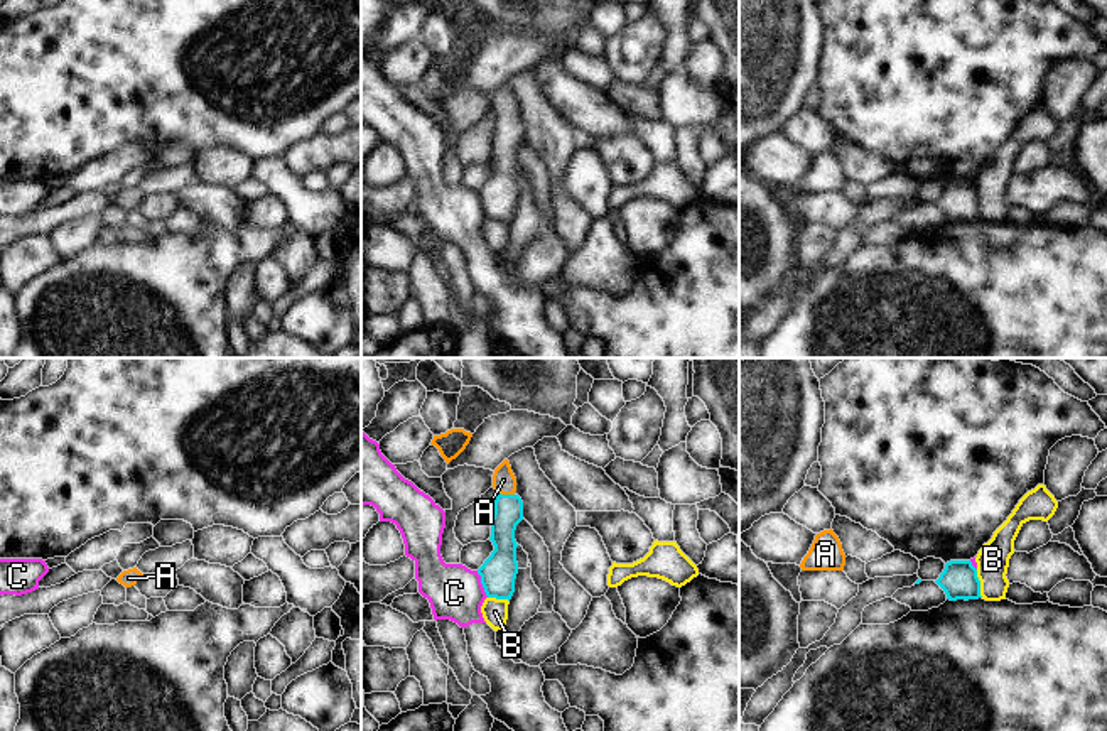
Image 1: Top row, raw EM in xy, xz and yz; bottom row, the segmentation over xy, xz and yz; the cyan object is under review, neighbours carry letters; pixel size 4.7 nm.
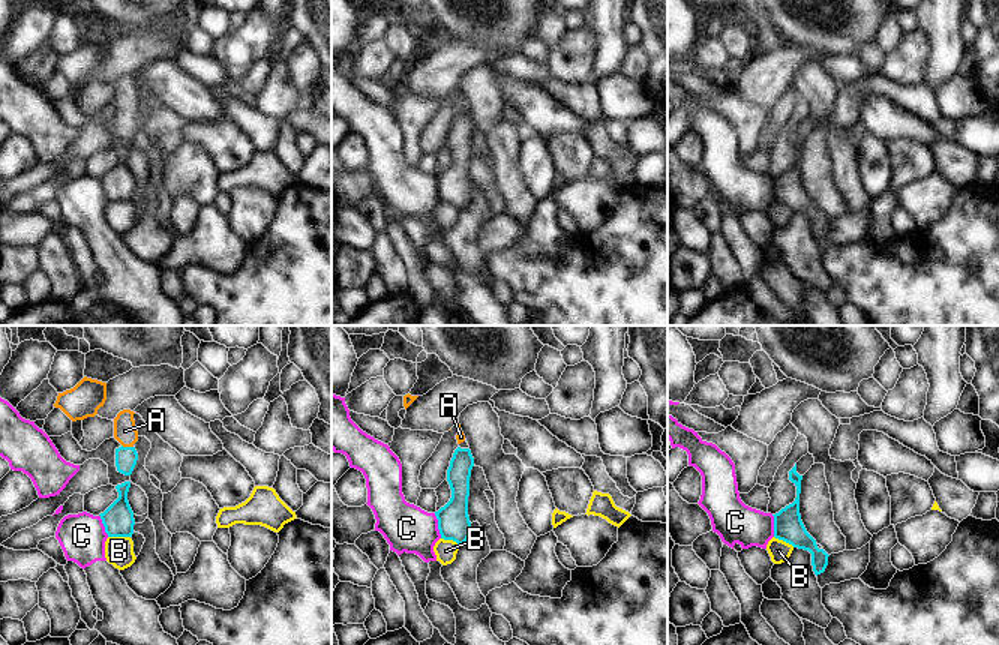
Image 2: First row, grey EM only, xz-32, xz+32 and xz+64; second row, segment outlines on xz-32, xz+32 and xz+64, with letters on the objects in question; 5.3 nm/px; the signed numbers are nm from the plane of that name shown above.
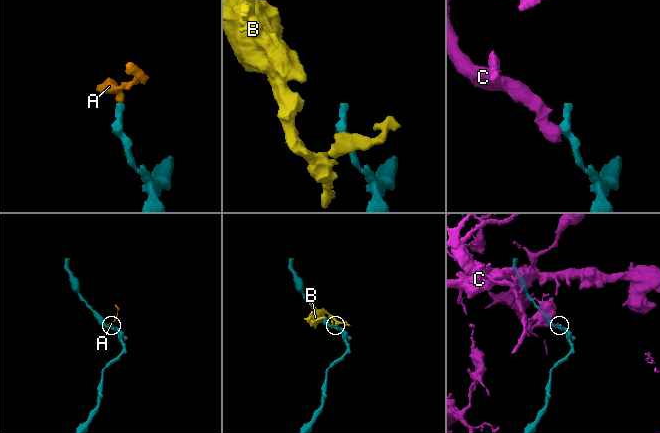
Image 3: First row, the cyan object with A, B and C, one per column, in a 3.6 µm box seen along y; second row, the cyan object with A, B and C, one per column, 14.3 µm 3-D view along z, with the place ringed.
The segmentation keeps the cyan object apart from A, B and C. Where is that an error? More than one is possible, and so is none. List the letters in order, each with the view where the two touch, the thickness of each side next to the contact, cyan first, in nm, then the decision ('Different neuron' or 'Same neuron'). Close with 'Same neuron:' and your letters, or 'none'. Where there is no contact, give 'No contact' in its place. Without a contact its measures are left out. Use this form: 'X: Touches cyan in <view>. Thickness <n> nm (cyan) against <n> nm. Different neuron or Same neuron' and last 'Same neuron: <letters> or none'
A: Touches cyan in xz. Thickness 140 nm (cyan) against 110 nm. Same neuron
B: Touches cyan in yz. Thickness 180 nm (cyan) against 160 nm. Different neuron
C: Touches cyan in xz. Thickness 170 nm (cyan) against 260 nm. Different neuron
Same neuron: A

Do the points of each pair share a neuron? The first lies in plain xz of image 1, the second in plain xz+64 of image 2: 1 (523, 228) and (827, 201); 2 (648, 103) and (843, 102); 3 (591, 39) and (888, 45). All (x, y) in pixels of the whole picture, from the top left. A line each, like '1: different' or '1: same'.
1: different
2: same
3: different

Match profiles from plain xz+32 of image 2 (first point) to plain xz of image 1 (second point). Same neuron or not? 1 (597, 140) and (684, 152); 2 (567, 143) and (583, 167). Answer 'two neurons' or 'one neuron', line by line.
1: two neurons
2: two neurons

